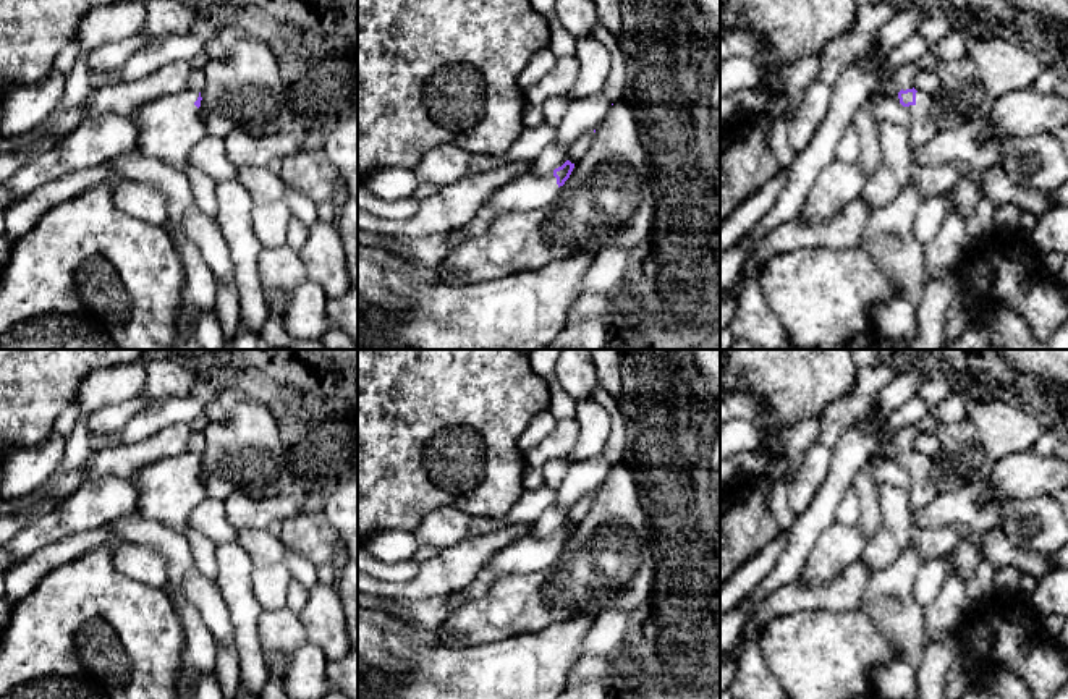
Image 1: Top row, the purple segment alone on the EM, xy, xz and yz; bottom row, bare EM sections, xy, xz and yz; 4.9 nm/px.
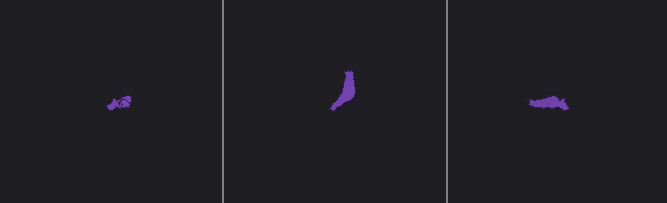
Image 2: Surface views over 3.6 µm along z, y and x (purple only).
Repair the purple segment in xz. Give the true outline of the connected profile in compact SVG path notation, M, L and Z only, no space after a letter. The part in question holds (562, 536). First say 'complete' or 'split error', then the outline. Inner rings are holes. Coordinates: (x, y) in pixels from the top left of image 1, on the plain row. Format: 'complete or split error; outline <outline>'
split error; outline M566 523L545 539L536 539L528 532L523 534L492 555L476 579L458 594L474 602L481 600L489 592L490 586L503 576L545 574L555 565L558 550L565 547L573 531L574 526Z

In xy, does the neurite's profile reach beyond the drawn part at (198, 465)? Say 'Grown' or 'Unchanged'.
Grown

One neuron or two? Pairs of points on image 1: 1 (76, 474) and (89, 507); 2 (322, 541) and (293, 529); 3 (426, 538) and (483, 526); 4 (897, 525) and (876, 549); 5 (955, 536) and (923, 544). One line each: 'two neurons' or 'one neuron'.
1: two neurons
2: one neuron
3: one neuron
4: one neuron
5: one neuron

